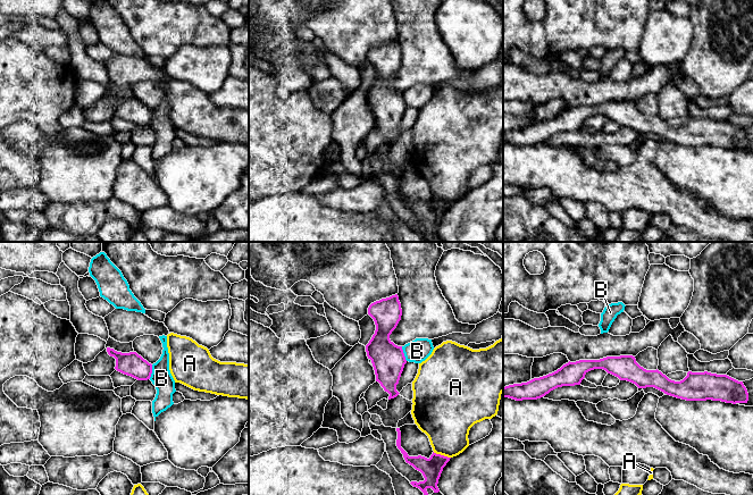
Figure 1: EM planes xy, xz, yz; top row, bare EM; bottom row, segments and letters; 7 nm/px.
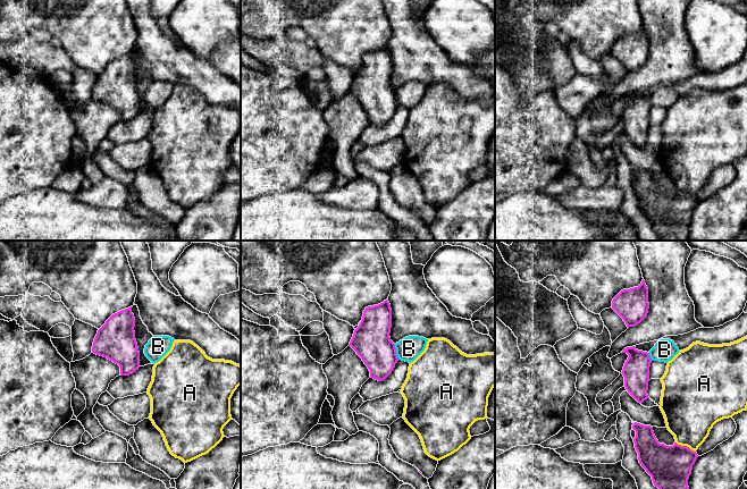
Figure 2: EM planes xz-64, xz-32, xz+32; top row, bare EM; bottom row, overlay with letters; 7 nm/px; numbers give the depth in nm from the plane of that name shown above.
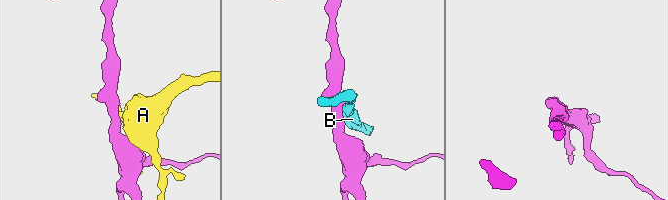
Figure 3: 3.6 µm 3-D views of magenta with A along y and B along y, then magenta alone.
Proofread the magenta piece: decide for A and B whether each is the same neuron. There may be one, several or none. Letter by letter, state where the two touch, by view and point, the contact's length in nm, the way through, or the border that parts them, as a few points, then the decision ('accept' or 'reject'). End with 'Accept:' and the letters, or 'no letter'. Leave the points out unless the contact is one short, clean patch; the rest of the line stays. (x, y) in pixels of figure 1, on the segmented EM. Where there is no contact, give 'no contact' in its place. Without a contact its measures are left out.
A: xz (442, 455) | 130 nm | reject
B: xy (151, 371) | 110 nm | along xy (152, 365), (149, 378) | reject
Accept: no letter

